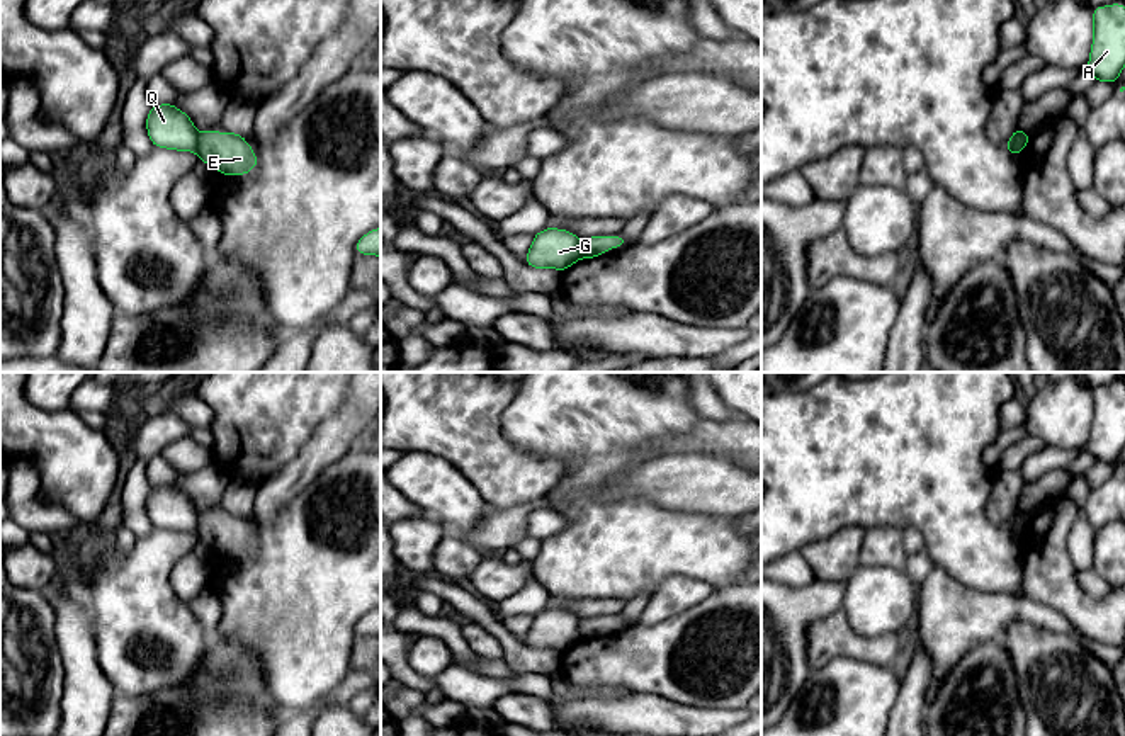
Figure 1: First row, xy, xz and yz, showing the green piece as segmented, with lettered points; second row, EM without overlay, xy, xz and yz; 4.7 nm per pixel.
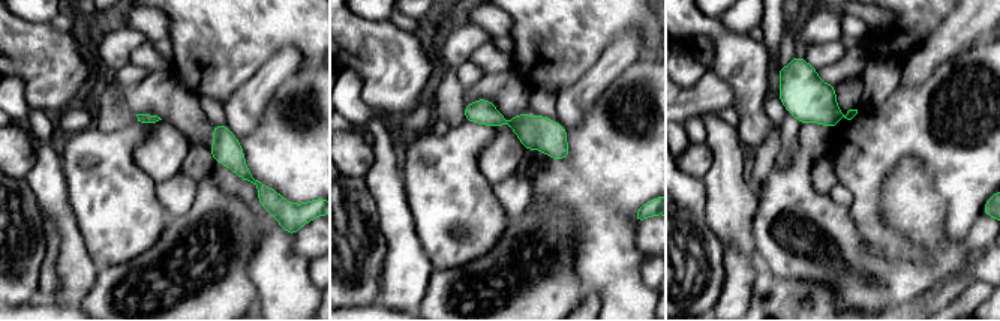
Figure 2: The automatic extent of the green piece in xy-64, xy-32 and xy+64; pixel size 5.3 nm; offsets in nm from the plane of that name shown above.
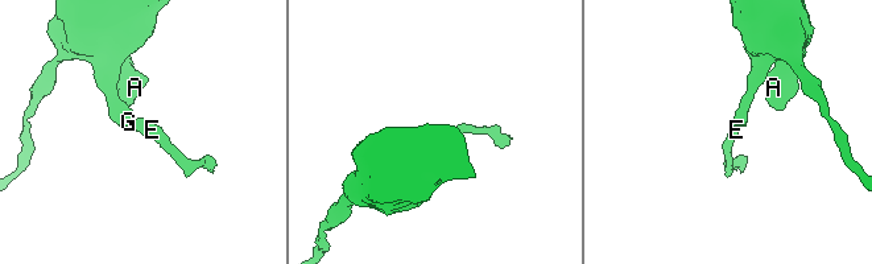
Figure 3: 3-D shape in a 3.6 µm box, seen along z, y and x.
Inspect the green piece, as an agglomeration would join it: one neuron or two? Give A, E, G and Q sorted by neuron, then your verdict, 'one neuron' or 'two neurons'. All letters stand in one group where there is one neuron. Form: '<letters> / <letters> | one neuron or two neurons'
A G Q / E | two neurons

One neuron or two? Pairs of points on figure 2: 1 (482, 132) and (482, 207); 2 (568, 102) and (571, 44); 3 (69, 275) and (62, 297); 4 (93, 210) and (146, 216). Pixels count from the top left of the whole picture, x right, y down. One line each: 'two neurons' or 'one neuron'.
1: one neuron
2: two neurons
3: one neuron
4: one neuron

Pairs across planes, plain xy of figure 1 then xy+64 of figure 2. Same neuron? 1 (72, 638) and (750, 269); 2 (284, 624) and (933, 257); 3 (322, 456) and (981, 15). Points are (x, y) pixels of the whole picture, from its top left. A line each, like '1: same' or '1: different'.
1: same
2: different
3: same

